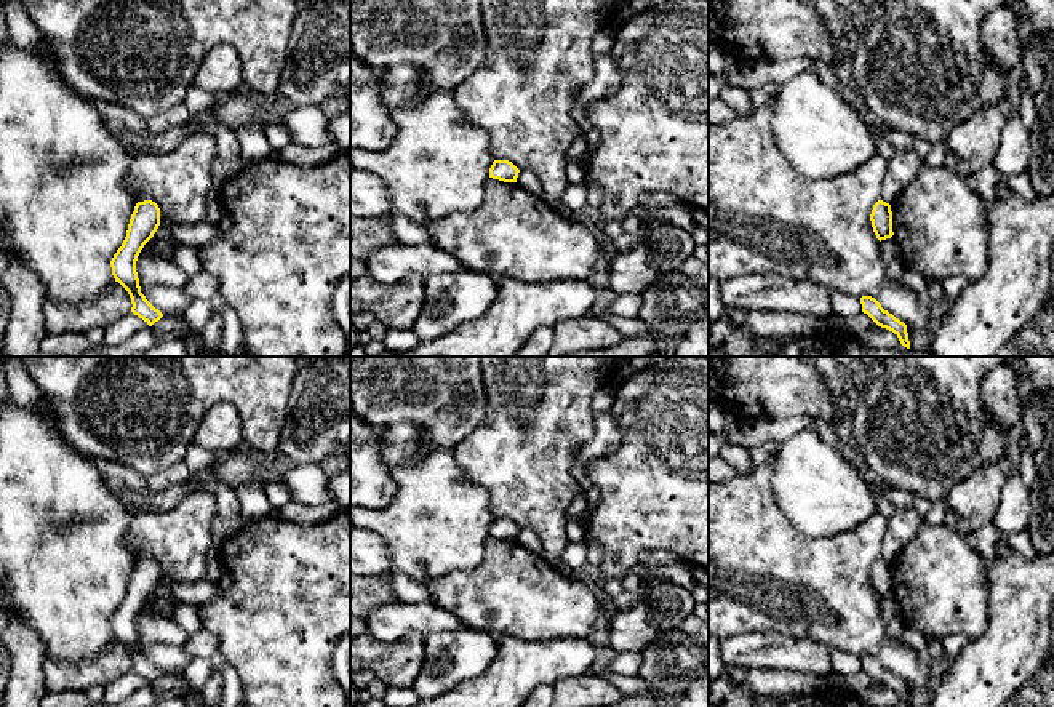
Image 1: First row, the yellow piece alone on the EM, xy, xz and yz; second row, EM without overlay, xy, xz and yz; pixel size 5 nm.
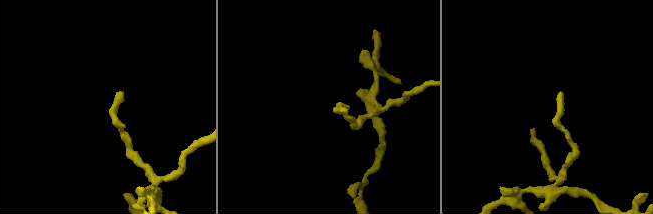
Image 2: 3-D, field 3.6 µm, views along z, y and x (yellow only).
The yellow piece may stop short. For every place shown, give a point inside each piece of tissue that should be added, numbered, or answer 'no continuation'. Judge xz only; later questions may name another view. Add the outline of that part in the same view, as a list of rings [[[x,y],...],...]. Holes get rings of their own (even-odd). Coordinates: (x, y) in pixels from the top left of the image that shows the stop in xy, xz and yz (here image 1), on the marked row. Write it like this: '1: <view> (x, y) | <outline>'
no continuation

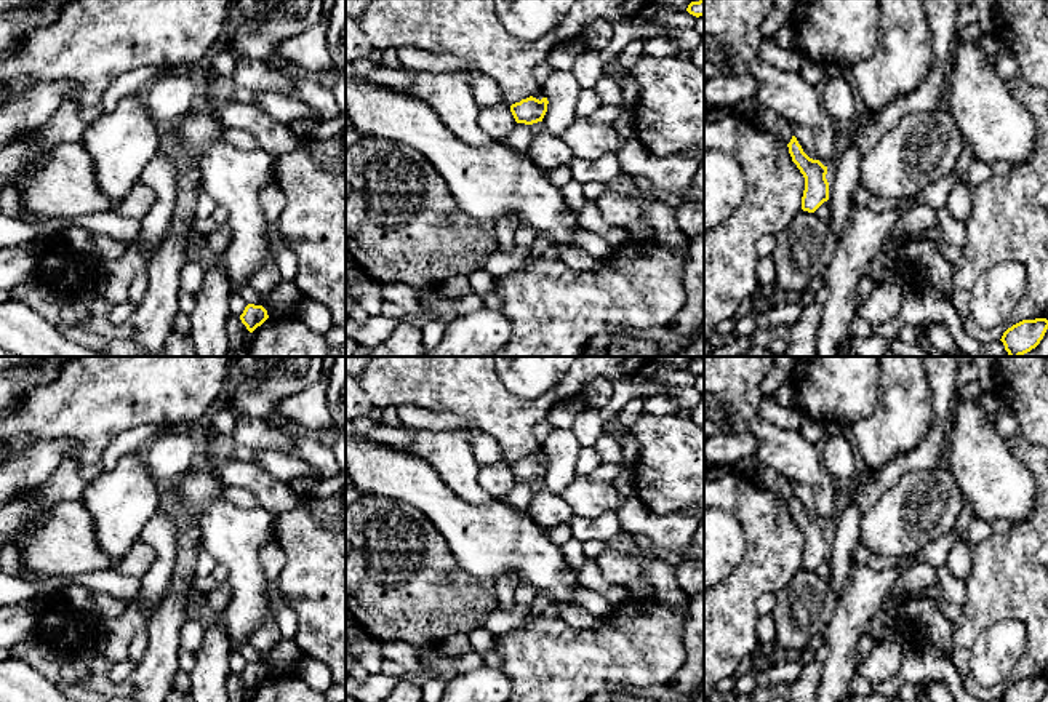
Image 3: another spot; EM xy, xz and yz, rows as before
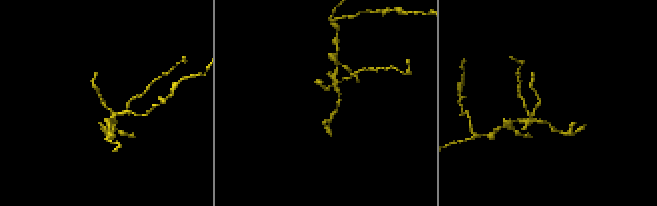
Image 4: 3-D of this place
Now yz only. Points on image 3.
no continuation

